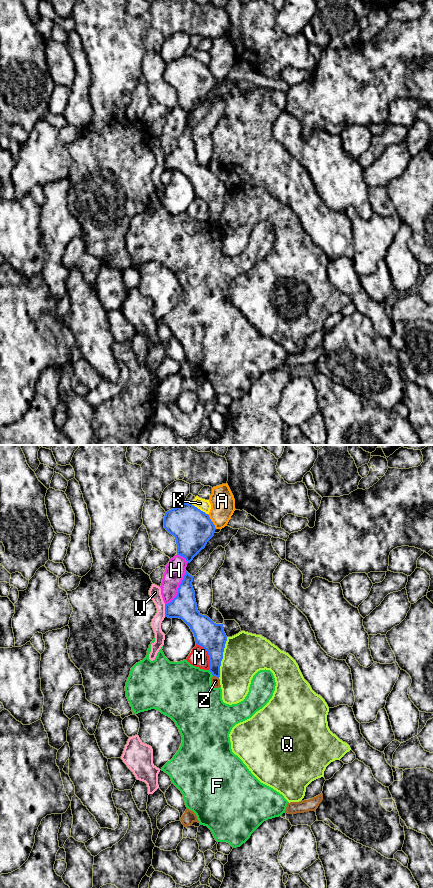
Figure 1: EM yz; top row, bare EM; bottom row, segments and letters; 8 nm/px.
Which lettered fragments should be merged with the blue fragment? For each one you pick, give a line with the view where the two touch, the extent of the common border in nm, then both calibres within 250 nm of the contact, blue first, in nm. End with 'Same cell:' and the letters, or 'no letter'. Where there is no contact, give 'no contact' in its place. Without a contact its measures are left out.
Same cell: no letter

